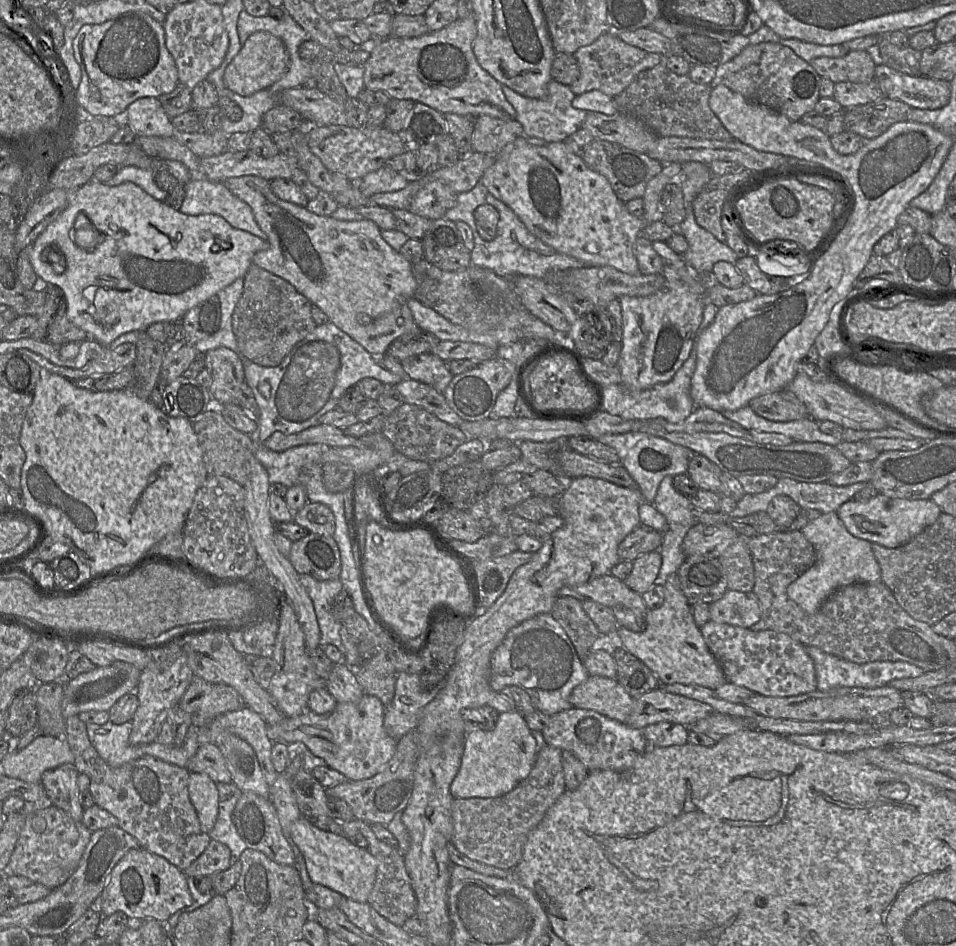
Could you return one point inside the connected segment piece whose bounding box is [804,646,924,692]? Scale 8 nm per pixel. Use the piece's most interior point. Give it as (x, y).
(832, 672)

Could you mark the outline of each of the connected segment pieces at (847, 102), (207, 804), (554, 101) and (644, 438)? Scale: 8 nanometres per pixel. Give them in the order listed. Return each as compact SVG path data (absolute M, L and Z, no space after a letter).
M876 79L867 83L837 82L834 85L833 98L843 108L863 105L883 96L882 90Z
M190 773L188 793L204 832L214 828L219 811L219 797L216 783L205 773Z
M551 79L548 84L548 94L544 99L536 99L522 96L502 85L502 90L507 101L516 111L516 120L524 129L525 136L537 137L546 142L563 142L568 136L582 128L588 111L573 107L572 101L576 97L569 86Z
M645 432L625 434L606 434L598 438L600 442L612 447L620 458L620 464L629 472L638 485L643 501L654 505L658 487L666 476L686 474L690 459L696 454L687 447L674 444L666 439Z

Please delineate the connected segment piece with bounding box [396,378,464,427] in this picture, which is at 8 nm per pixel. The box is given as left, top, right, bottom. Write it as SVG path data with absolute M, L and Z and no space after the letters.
M406 378L396 384L404 402L424 408L441 421L459 427L464 421L448 405L443 393L437 392L428 384Z

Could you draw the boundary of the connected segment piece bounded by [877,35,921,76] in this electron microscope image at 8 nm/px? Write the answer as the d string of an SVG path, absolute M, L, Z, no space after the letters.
M887 35L879 36L877 43L883 64L910 76L920 75L921 51L898 47L889 42Z

